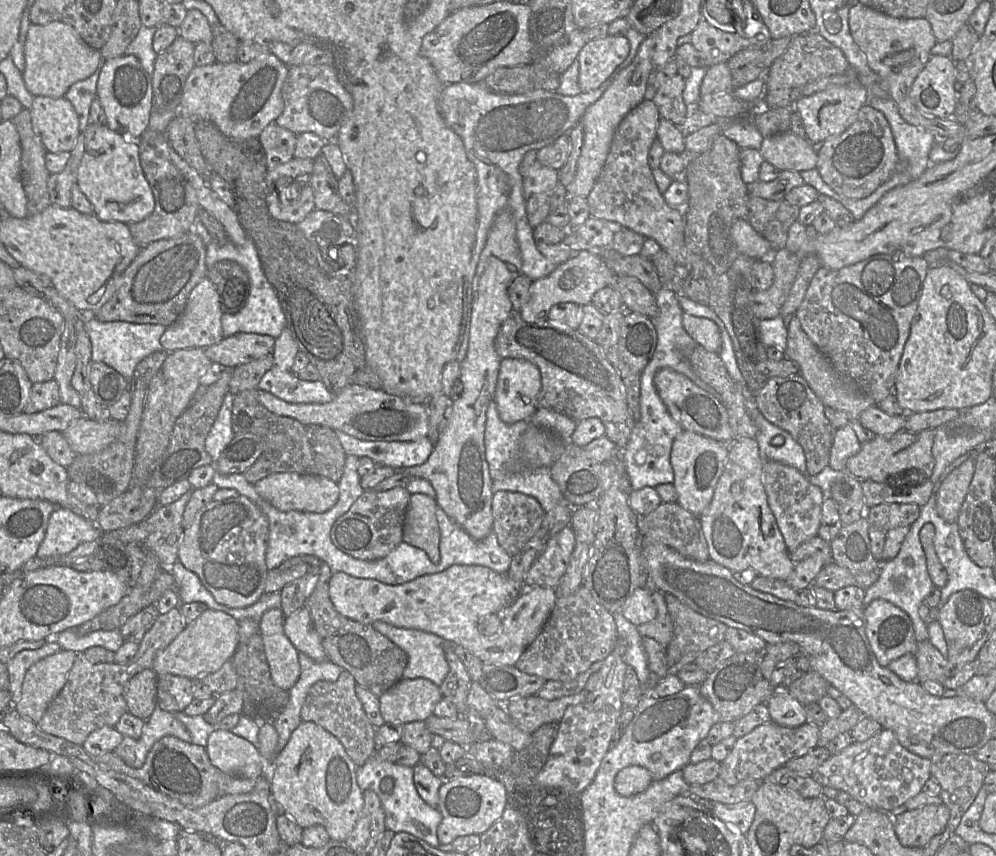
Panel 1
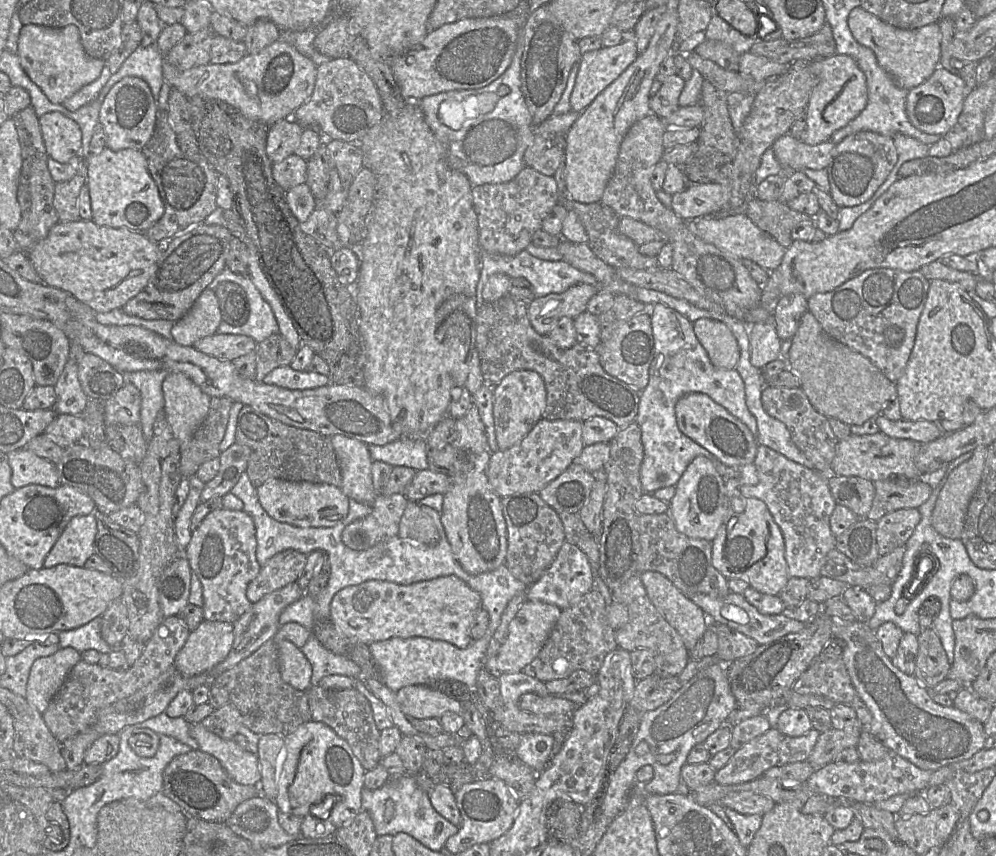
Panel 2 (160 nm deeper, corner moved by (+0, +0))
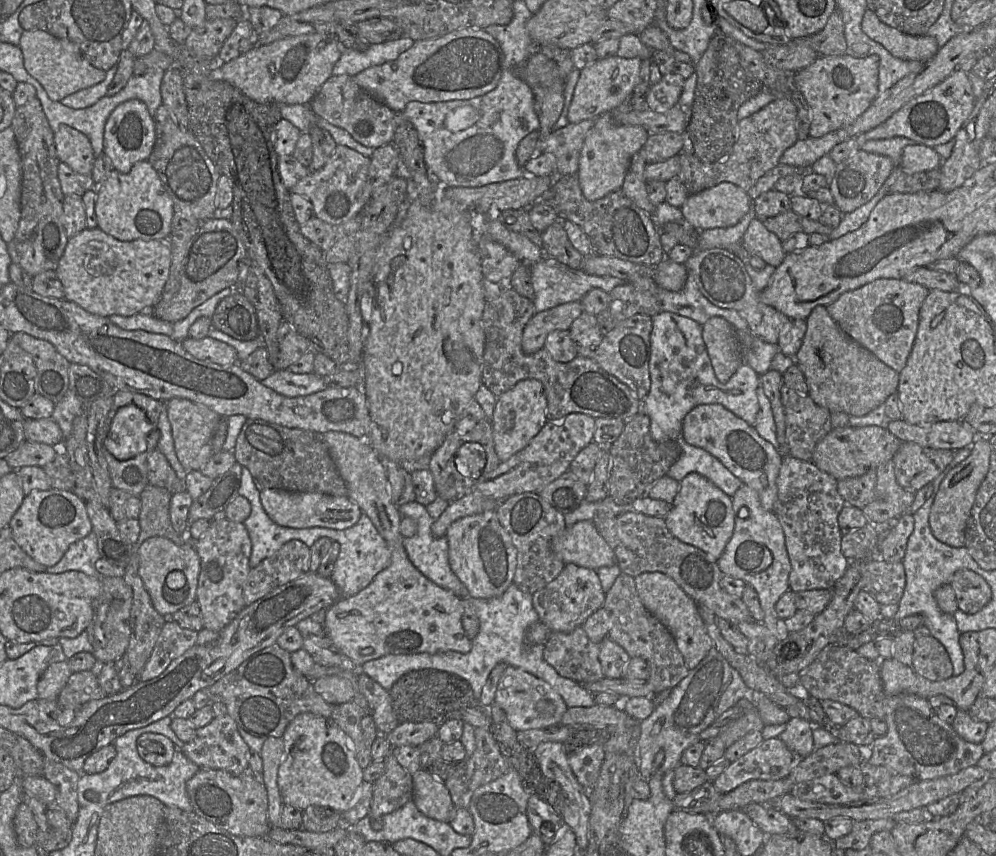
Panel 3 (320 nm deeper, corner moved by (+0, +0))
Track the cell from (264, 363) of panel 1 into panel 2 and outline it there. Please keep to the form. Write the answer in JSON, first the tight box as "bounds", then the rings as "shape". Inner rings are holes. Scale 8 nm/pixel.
{"bounds":[254,333,297,382],"shape":[[[280,333],[273,334],[257,344],[254,380],[262,382],[272,370],[290,365],[297,351]]]}

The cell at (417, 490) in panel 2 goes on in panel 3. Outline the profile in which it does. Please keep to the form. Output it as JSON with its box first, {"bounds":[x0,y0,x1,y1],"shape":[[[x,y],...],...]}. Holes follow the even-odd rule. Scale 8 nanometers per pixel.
{"bounds":[469,413,595,502],"shape":[[[571,413],[558,422],[547,421],[524,449],[511,456],[508,460],[500,462],[493,471],[482,474],[469,493],[481,493],[483,496],[501,502],[513,495],[539,492],[569,470],[572,461],[578,453],[590,442],[593,442],[594,430],[595,419],[582,413]]]}

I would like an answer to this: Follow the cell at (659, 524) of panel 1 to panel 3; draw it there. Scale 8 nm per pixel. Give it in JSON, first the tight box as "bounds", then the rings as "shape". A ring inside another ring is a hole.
{"bounds":[591,510,753,624],"shape":[[[629,510],[618,516],[598,516],[591,521],[614,551],[617,565],[623,573],[635,578],[644,572],[662,572],[670,576],[698,607],[707,608],[716,617],[735,624],[753,620],[742,597],[732,596],[721,587],[720,580],[724,574],[718,566],[718,559],[672,535],[665,518]]]}

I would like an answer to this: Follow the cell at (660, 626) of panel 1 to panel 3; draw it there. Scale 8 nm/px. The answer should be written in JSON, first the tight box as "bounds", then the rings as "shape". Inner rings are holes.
{"bounds":[603,572,689,694],"shape":[[[621,572],[608,592],[605,593],[603,607],[613,618],[613,626],[608,636],[619,644],[631,657],[645,659],[650,667],[648,683],[655,694],[677,686],[689,673],[684,657],[669,629],[653,616],[638,596],[635,578]]]}

